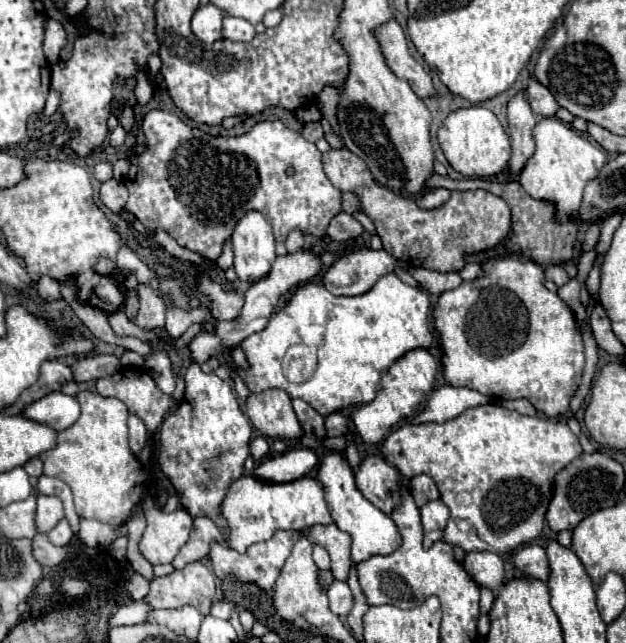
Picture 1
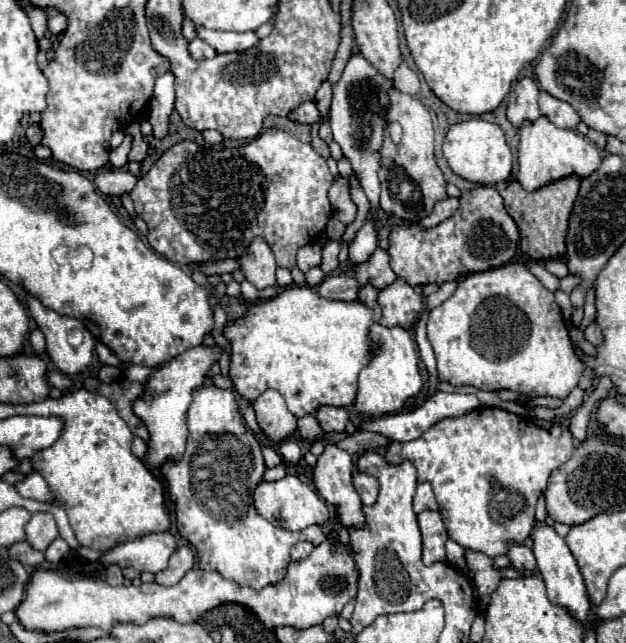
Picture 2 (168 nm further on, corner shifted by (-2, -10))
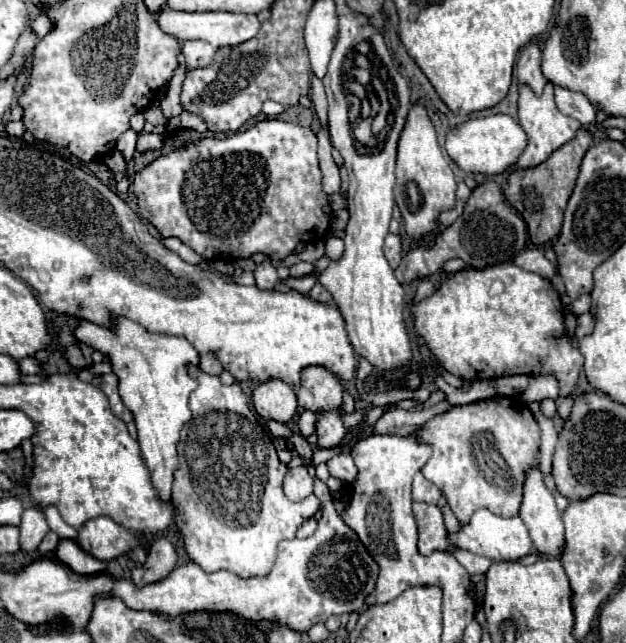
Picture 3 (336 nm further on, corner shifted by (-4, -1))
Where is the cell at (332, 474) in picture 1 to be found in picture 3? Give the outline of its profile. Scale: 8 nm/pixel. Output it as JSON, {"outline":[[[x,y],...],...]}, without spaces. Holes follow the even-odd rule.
{"outline":[[[331,410],[331,412],[321,412],[317,414],[317,438],[319,438],[319,448],[335,448],[339,446],[339,442],[343,440],[343,436],[347,434],[341,418],[339,418],[341,410]]]}

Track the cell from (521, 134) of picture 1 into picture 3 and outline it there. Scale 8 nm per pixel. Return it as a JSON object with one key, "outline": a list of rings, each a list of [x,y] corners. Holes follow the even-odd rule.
{"outline":[[[529,44],[519,52],[517,60],[517,80],[519,84],[531,86],[535,96],[543,94],[543,88],[547,84],[543,72],[541,72],[541,50],[537,44]]]}

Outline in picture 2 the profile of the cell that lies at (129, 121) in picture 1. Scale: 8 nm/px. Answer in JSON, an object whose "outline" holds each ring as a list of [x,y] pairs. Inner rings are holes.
{"outline":[[[131,123],[129,127],[125,127],[125,133],[133,135],[133,147],[129,153],[129,161],[143,161],[149,155],[149,143],[143,139],[141,131],[139,131],[139,123]]]}

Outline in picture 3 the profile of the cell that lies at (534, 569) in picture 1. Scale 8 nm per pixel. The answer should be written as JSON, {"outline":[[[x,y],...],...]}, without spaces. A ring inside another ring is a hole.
{"outline":[[[485,508],[477,510],[473,514],[471,522],[461,526],[459,534],[449,534],[449,538],[455,542],[457,548],[469,550],[469,552],[479,554],[479,556],[487,556],[491,560],[519,560],[519,558],[533,552],[533,542],[531,542],[529,532],[527,532],[527,528],[519,516],[501,518],[501,516],[491,514]]]}

